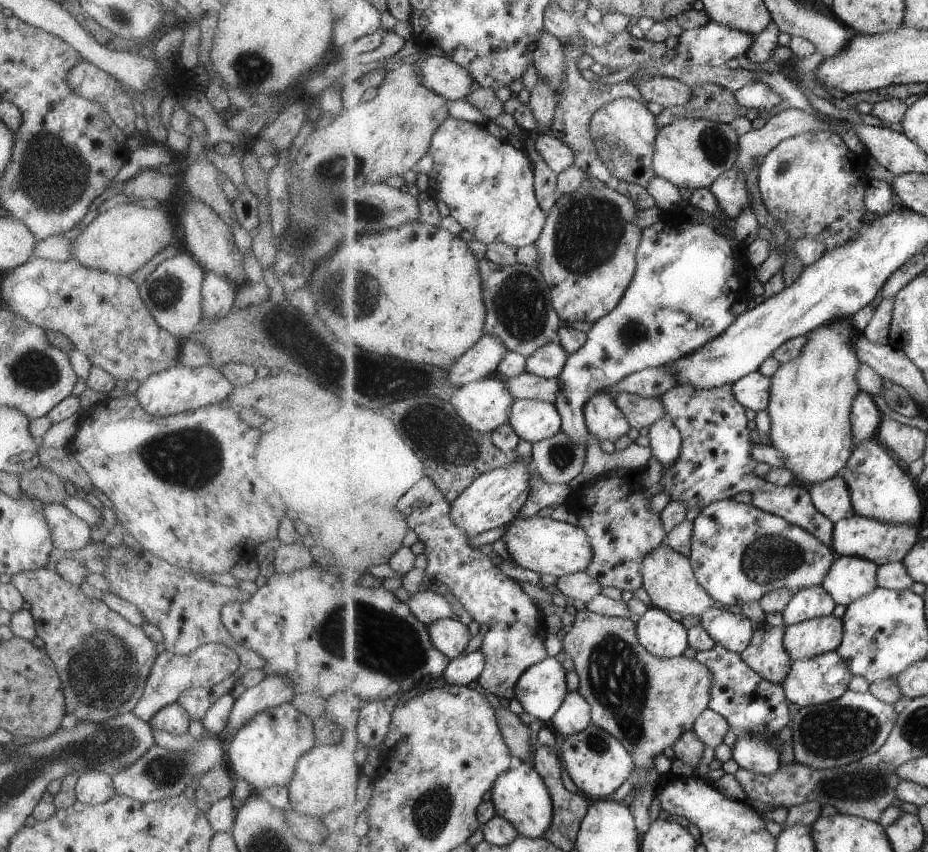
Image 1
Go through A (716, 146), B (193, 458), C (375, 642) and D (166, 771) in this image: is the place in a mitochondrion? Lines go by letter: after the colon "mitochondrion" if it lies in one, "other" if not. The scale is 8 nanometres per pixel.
A: mitochondrion
B: mitochondrion
C: mitochondrion
D: mitochondrion

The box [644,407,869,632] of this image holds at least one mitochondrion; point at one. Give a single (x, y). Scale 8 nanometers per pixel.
(770, 557)

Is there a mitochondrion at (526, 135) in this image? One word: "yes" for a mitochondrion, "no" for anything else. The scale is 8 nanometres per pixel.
no

